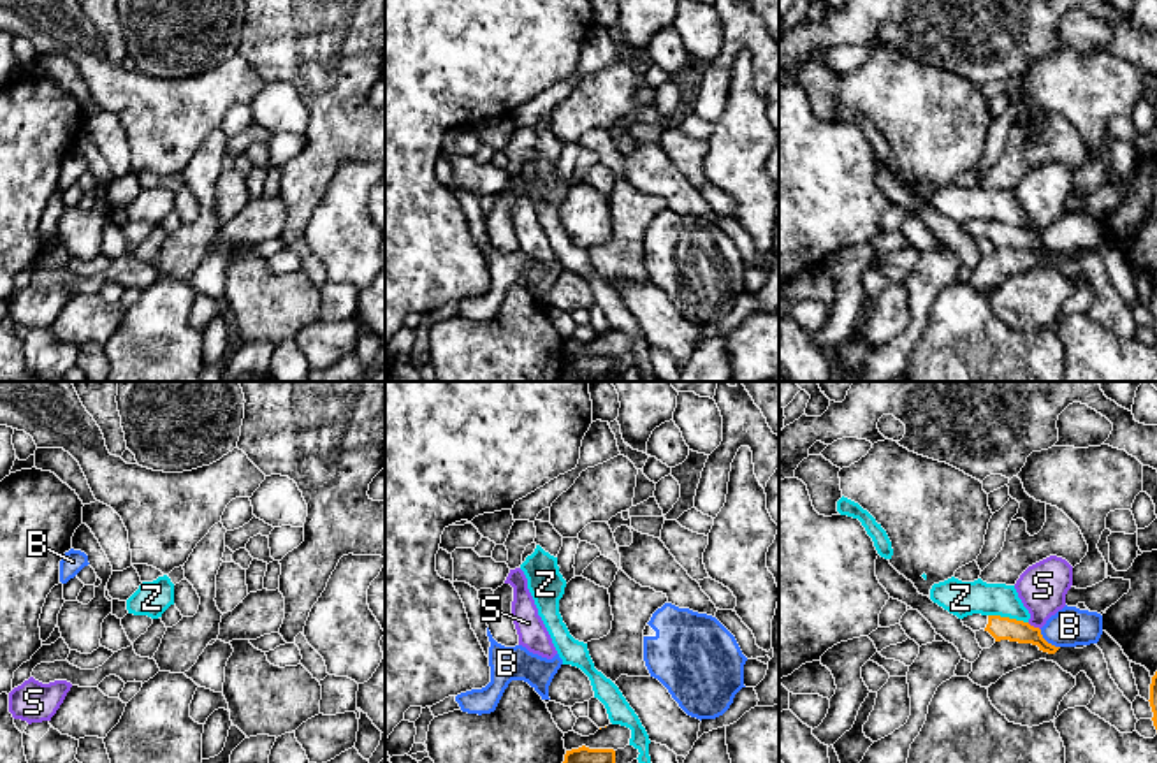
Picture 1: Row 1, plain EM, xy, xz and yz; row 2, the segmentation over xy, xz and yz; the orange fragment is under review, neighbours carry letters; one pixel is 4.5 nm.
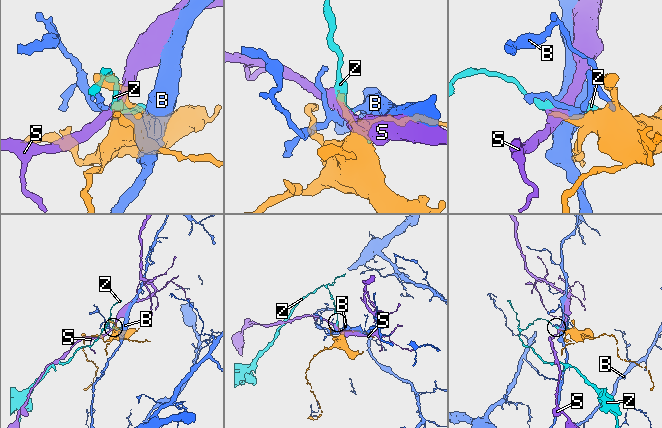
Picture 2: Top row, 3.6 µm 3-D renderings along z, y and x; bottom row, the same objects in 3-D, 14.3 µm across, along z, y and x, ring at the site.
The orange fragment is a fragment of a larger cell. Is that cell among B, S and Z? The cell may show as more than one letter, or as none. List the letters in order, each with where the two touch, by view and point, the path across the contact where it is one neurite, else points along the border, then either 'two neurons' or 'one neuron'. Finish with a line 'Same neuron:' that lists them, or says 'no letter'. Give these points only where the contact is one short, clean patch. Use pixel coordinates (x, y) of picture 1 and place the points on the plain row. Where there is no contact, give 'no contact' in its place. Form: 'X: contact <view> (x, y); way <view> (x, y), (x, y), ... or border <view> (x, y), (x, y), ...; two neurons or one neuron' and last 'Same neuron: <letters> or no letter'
B: contact yz (1047, 248); border yz (1040, 236), (1048, 248), (1059, 254); two neurons
S: contact yz (1033, 232); border yz (1027, 229), (1040, 236); two neurons
Z: contact yz (1008, 224); two neurons
Same neuron: no letter

